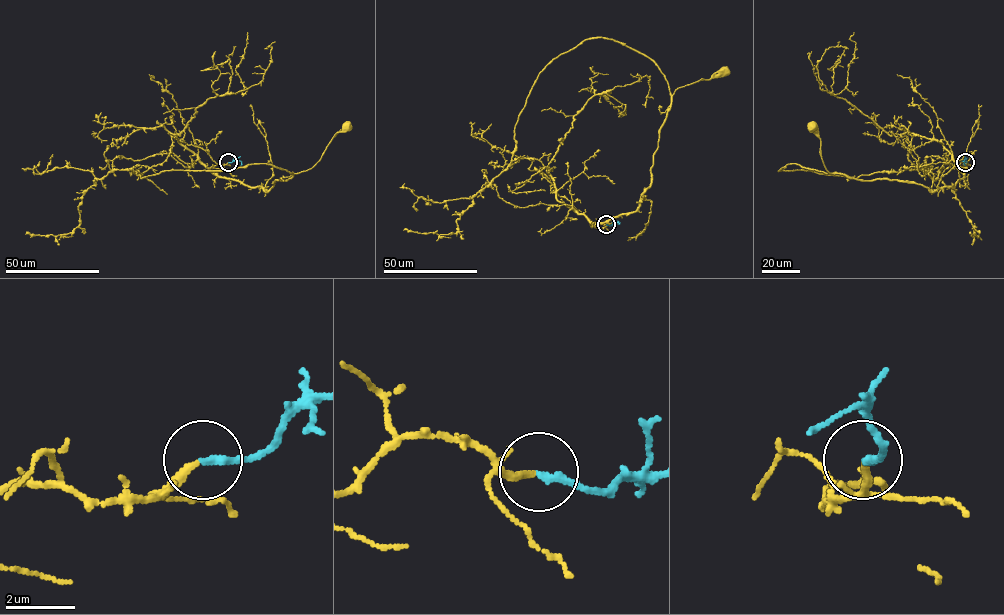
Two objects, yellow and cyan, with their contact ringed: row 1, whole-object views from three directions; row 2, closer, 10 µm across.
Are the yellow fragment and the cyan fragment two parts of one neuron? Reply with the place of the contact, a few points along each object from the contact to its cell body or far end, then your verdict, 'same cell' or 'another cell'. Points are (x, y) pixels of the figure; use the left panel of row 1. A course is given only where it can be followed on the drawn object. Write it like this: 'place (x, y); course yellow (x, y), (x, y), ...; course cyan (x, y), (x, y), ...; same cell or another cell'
place (228, 162); course yellow (228, 162), (210, 169), (221, 177), (268, 190), (276, 180), (287, 180), (310, 169), (332, 138), (348, 126); course cyan (228, 162), (236, 159), (240, 165); same cell

